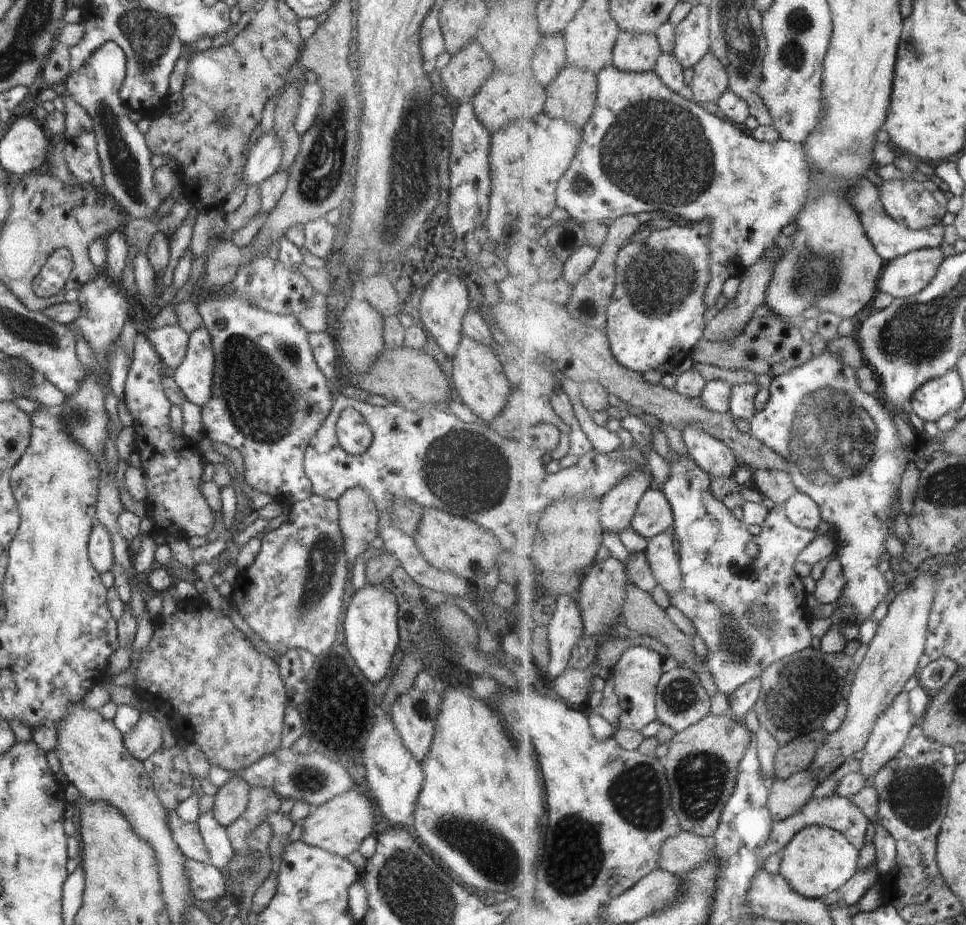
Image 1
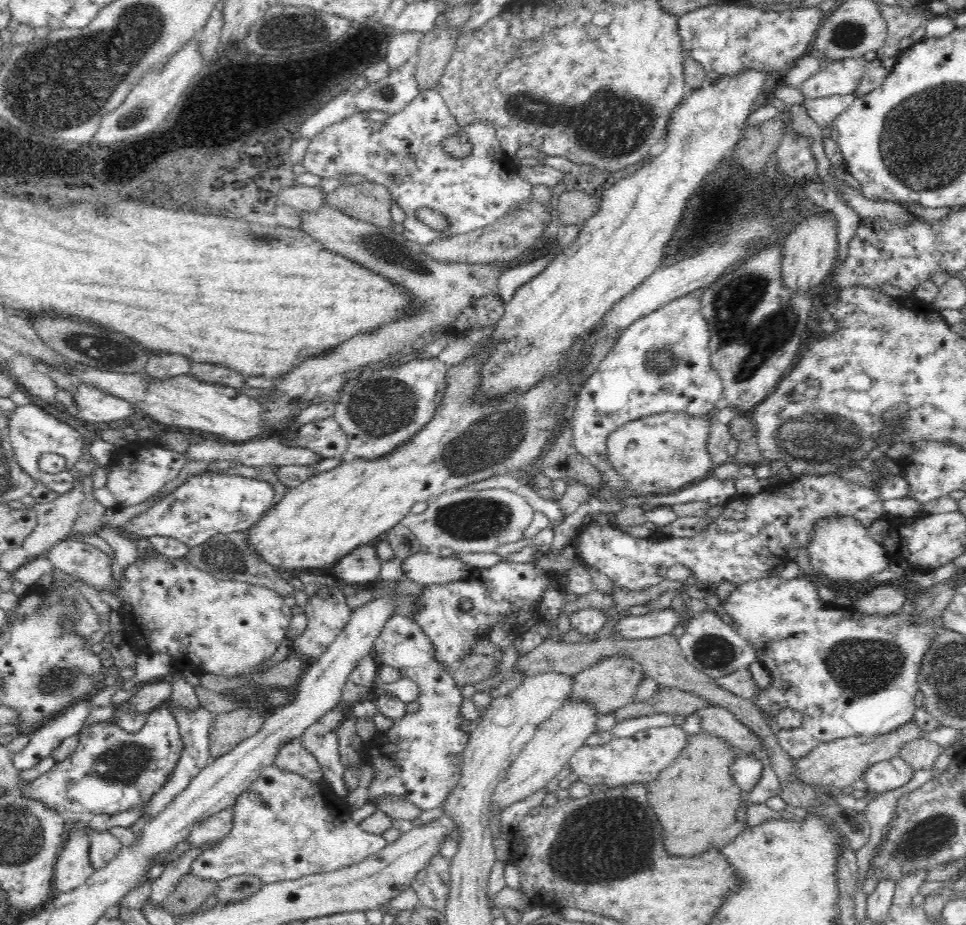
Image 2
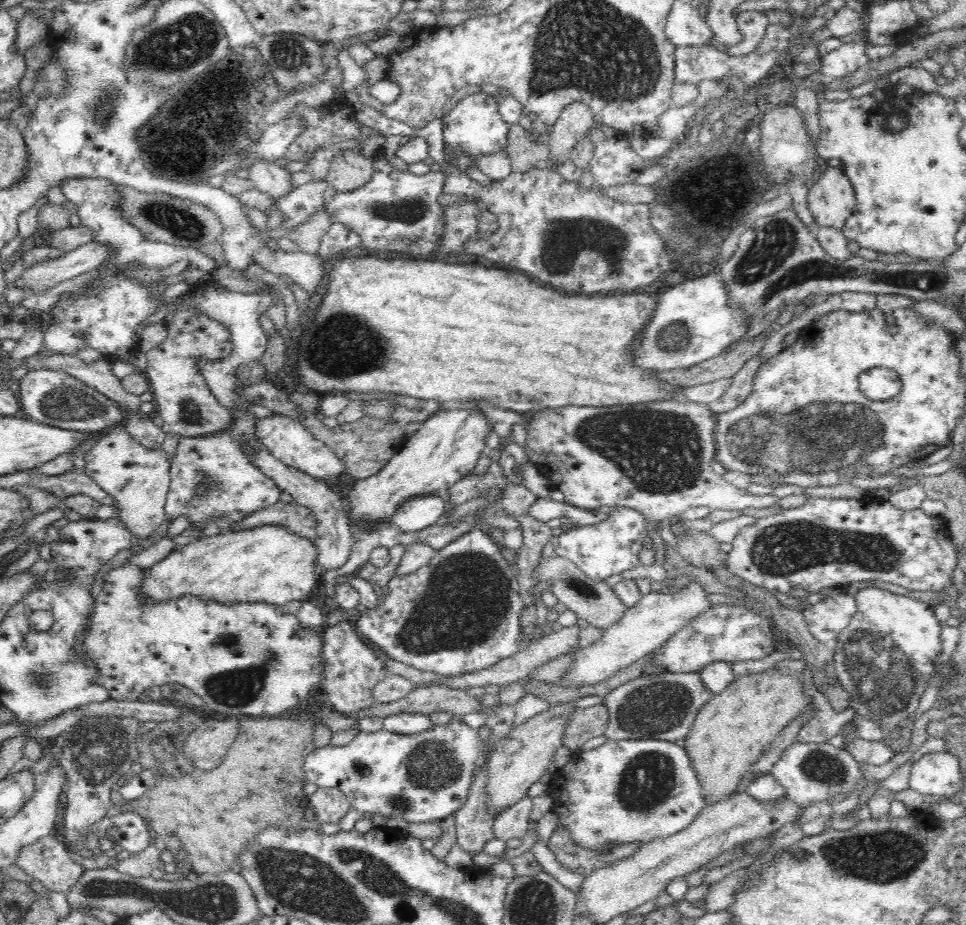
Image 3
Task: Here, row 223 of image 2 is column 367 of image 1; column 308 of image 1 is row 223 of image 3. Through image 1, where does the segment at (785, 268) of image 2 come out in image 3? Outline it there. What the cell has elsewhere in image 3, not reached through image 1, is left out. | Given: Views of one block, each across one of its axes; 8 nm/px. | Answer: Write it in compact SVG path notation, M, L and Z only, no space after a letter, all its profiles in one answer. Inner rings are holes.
M829 167L815 180L812 188L809 188L807 203L814 222L818 228L828 226L836 230L843 230L848 217L852 216L856 204L856 192L848 176L842 167Z

